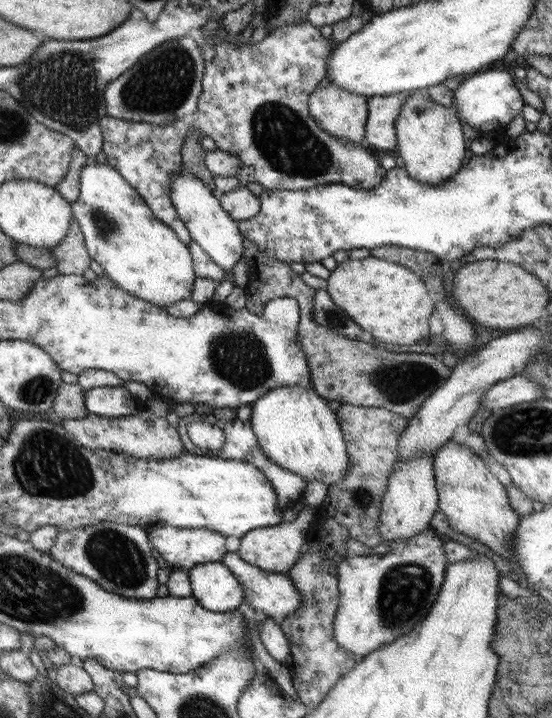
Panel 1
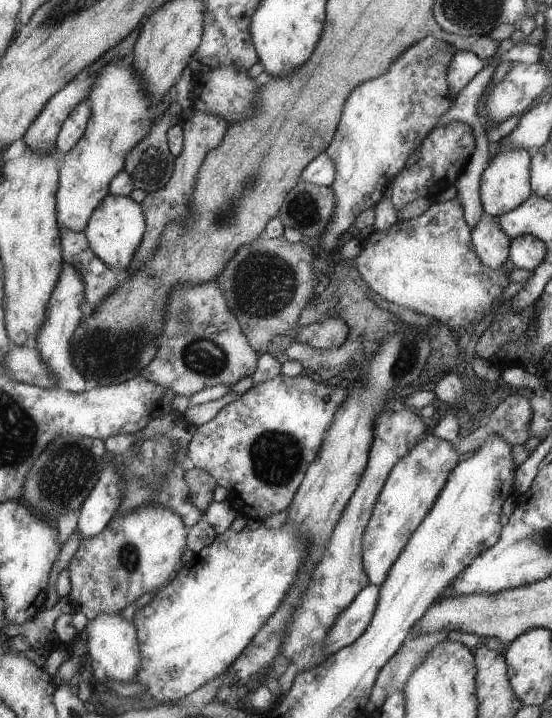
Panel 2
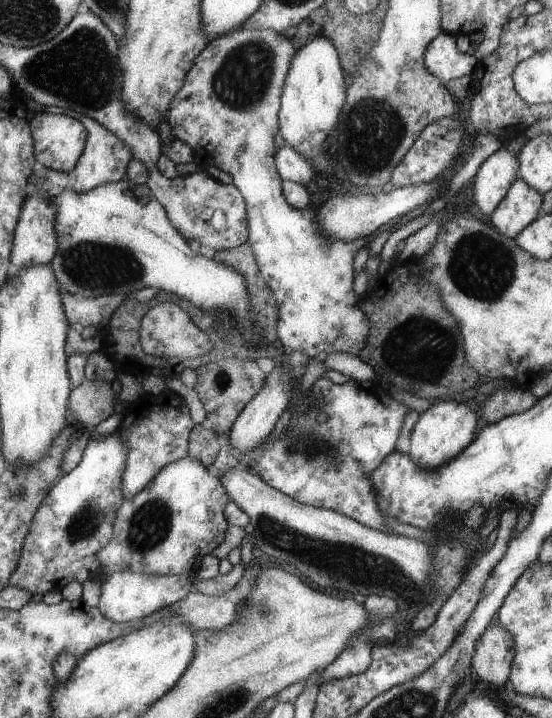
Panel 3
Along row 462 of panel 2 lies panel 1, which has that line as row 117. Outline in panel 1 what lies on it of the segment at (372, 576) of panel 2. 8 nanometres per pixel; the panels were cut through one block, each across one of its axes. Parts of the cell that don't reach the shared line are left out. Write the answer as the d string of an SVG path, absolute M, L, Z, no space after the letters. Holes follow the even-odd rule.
M426 89L410 92L410 96L406 98L404 108L402 108L402 114L398 116L397 132L397 155L404 159L404 169L409 172L411 177L414 177L414 180L437 185L448 180L464 167L466 138L464 138L464 132L462 132L460 117L453 108L446 108L446 106L434 101Z

